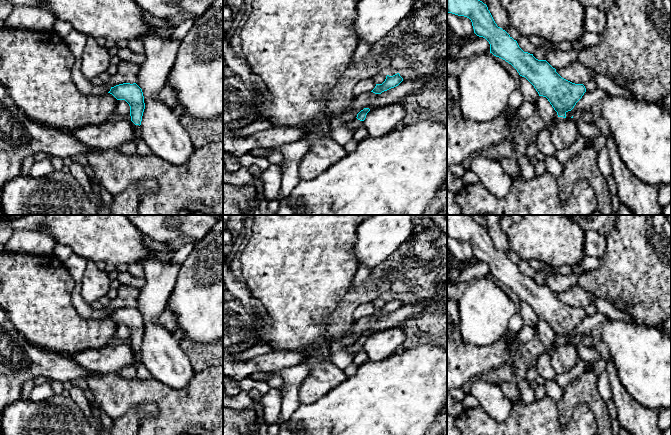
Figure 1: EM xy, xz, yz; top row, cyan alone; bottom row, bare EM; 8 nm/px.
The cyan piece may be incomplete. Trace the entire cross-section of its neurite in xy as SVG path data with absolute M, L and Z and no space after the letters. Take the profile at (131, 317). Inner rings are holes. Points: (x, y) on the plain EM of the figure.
M123 307L111 311L108 317L112 318L117 324L125 324L130 330L130 337L128 339L117 342L129 344L134 353L140 355L145 333L142 313L136 307Z

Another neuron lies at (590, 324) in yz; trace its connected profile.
M599 312L593 316L586 315L574 332L571 335L566 336L566 342L571 342L577 336L581 337L597 332L601 325L607 320L607 316Z

